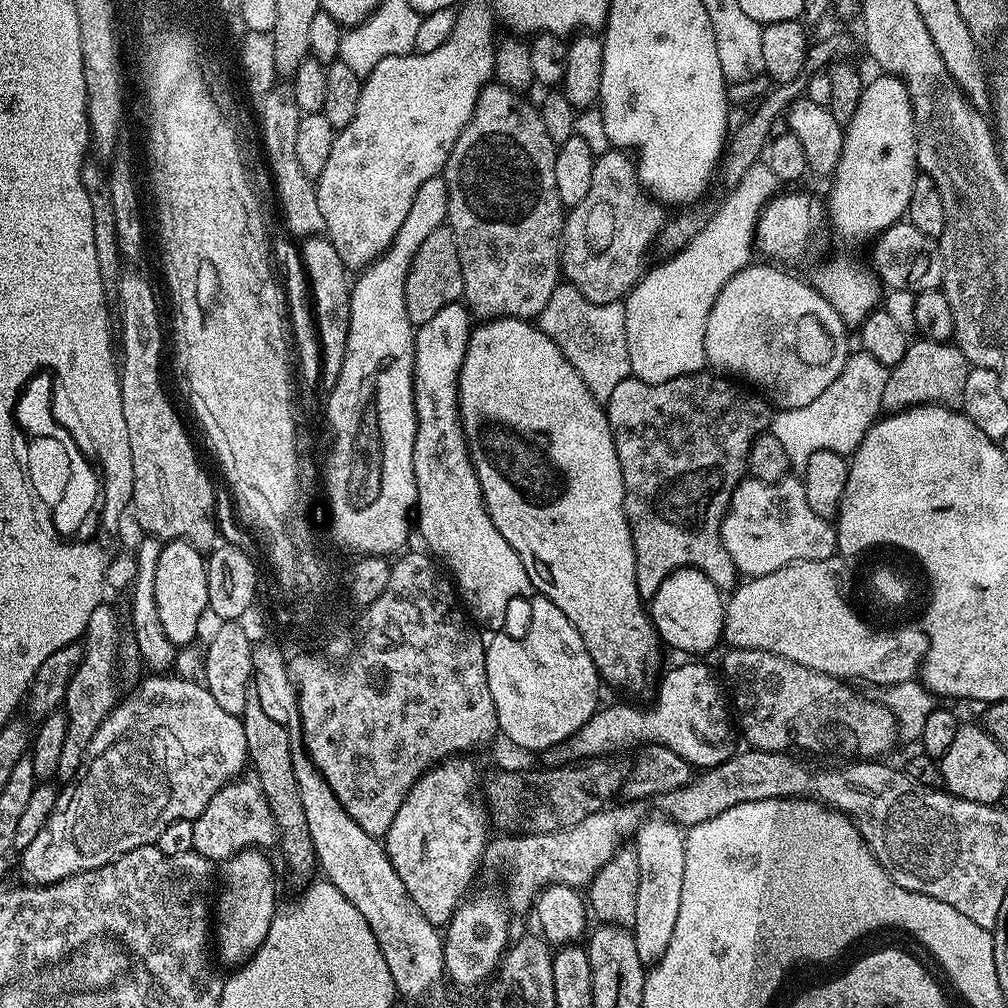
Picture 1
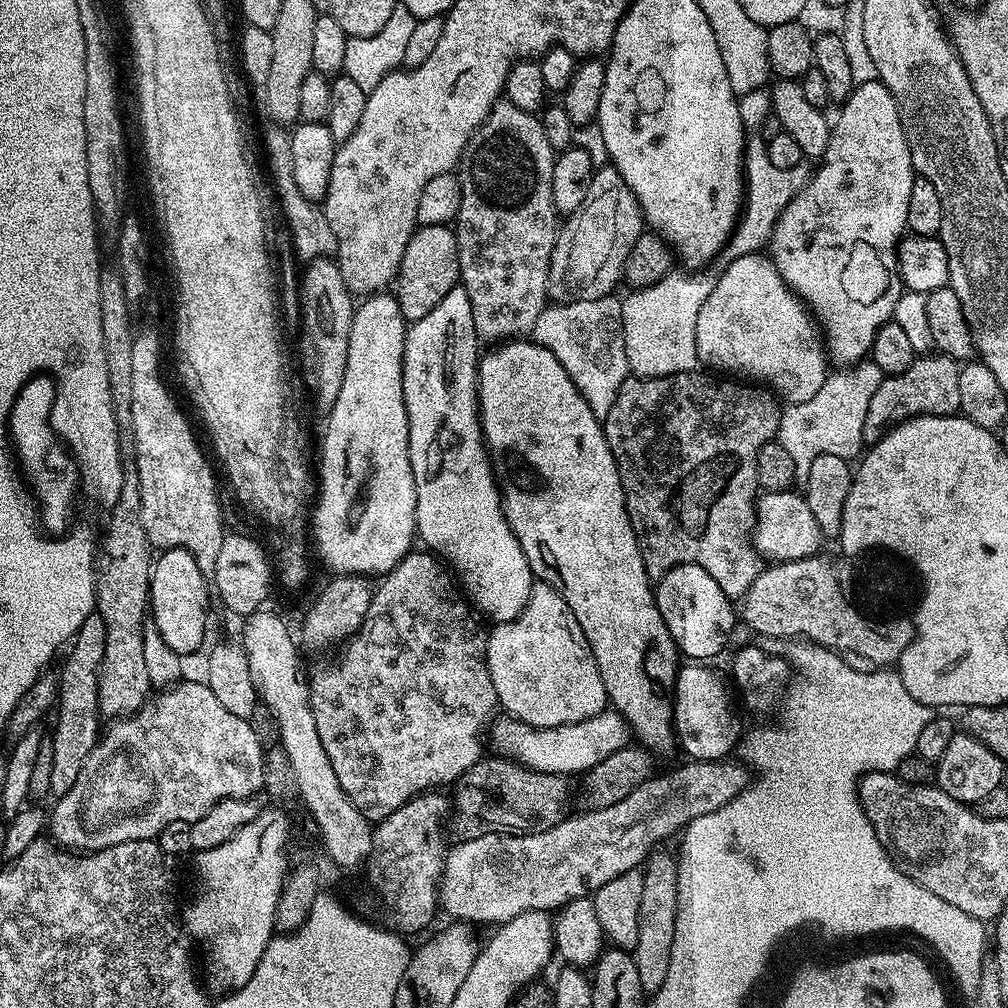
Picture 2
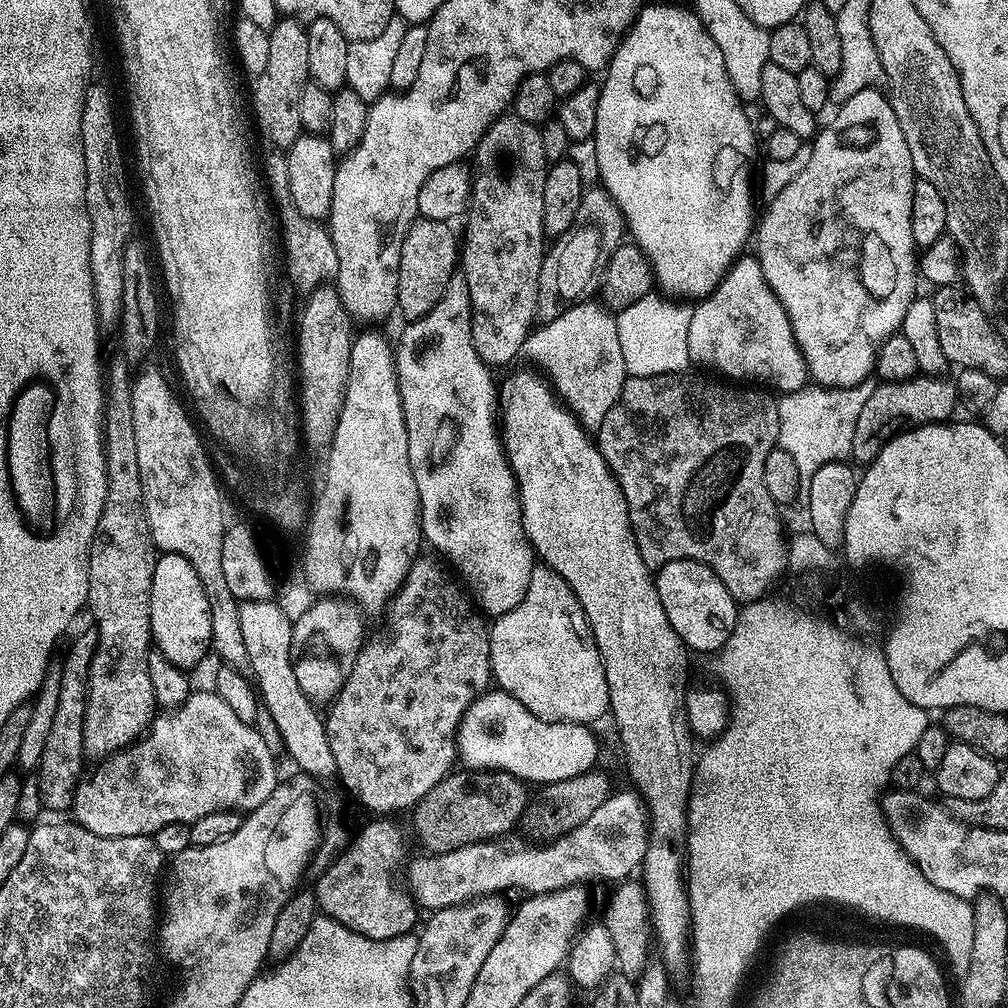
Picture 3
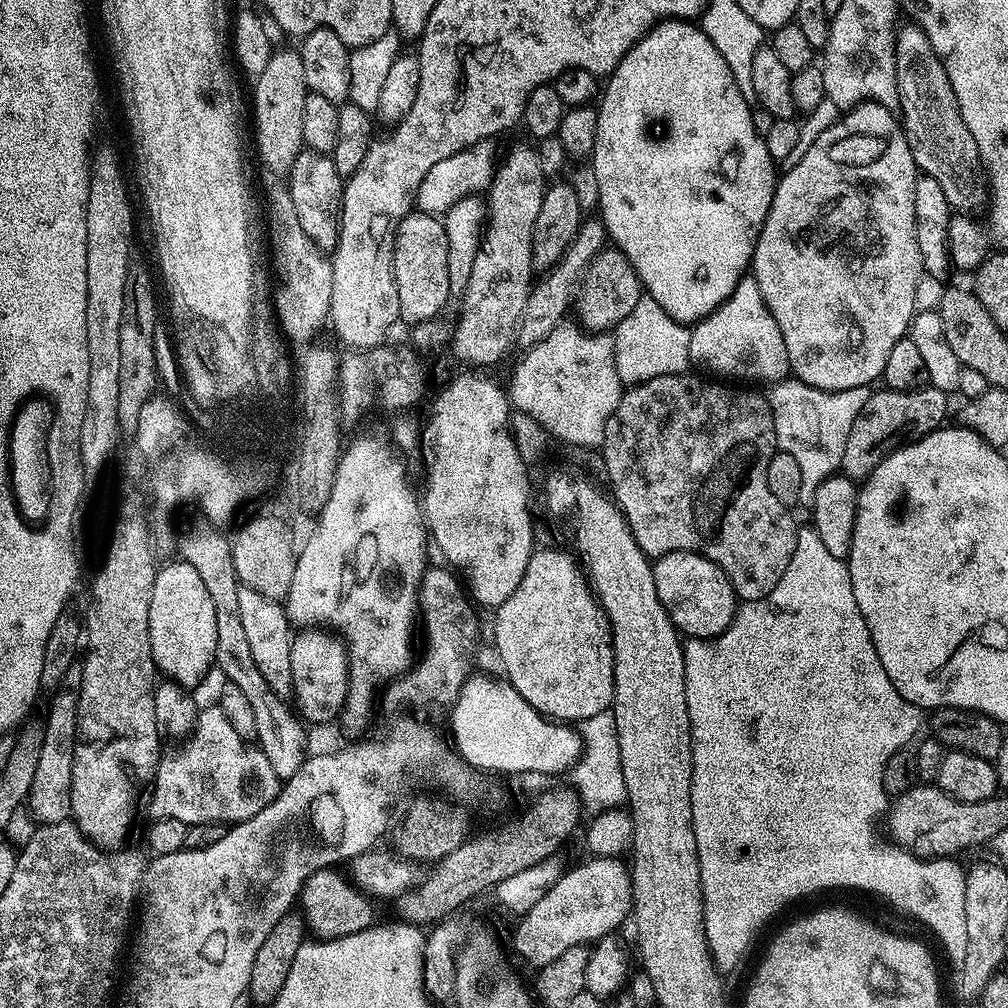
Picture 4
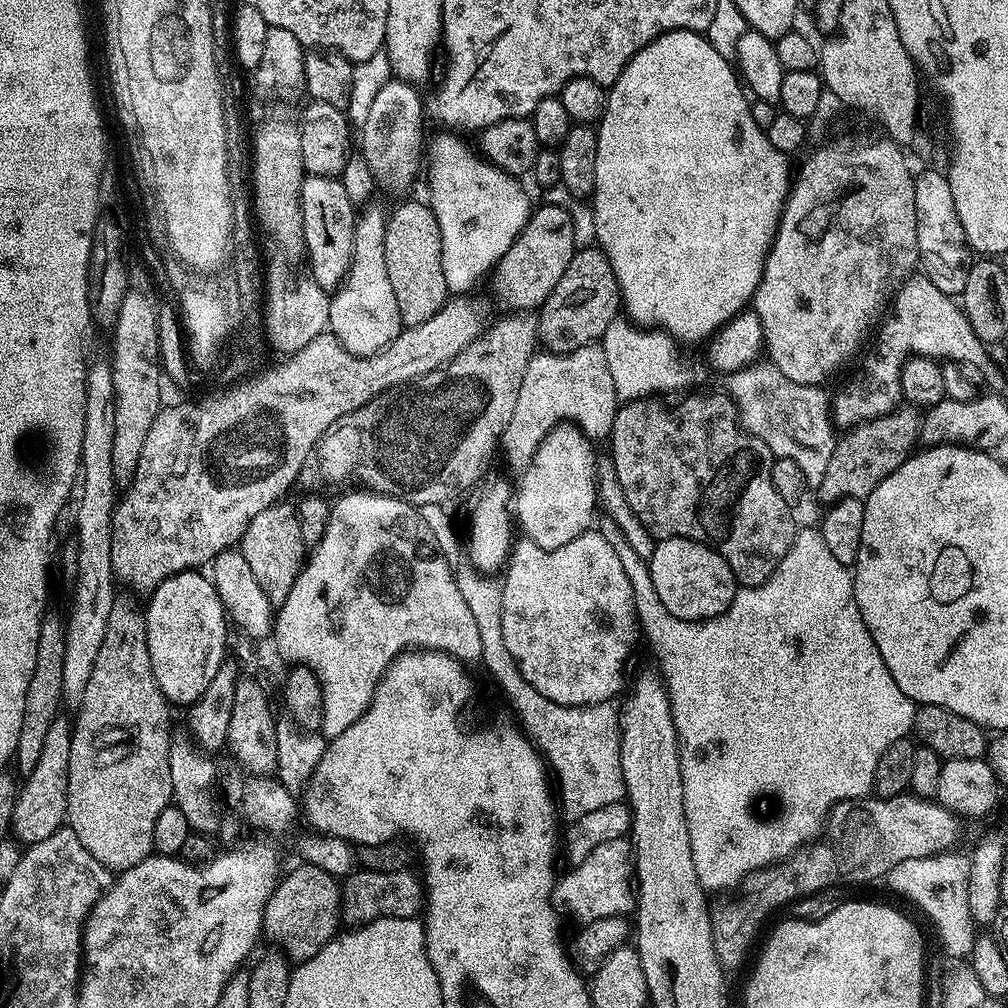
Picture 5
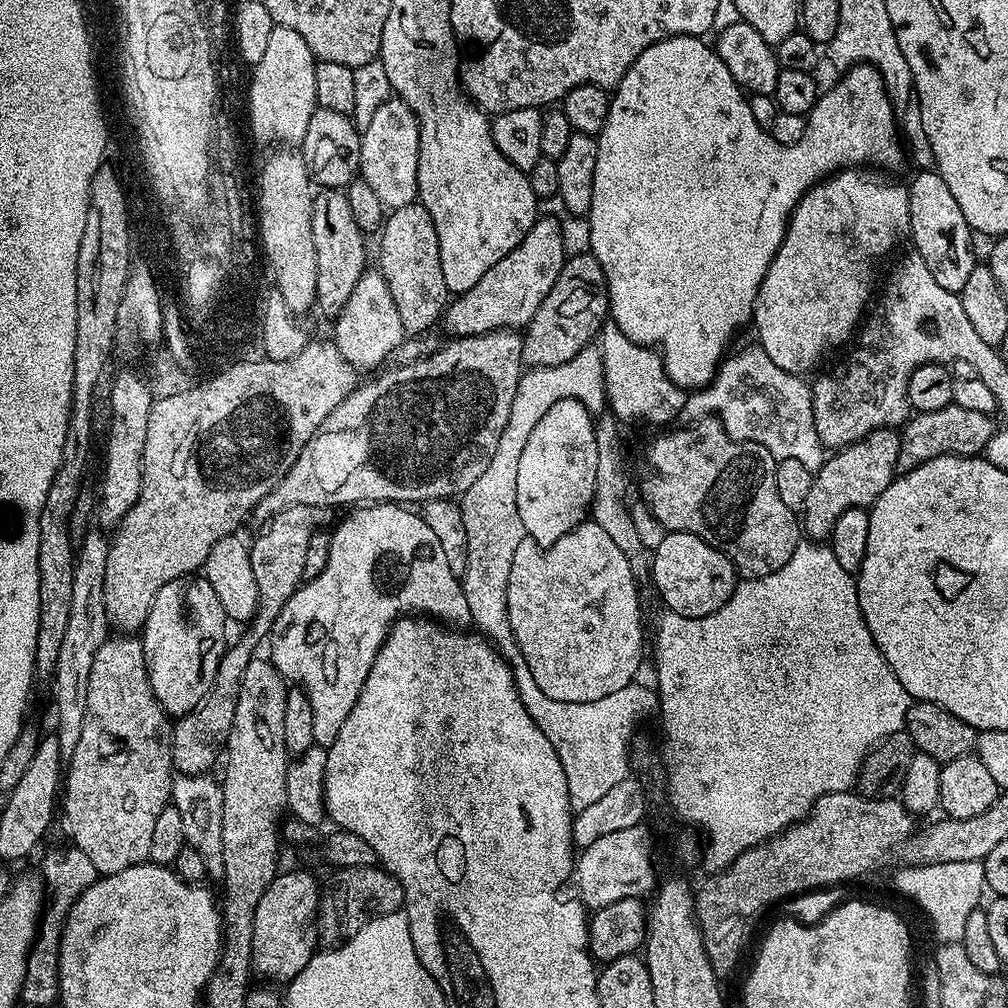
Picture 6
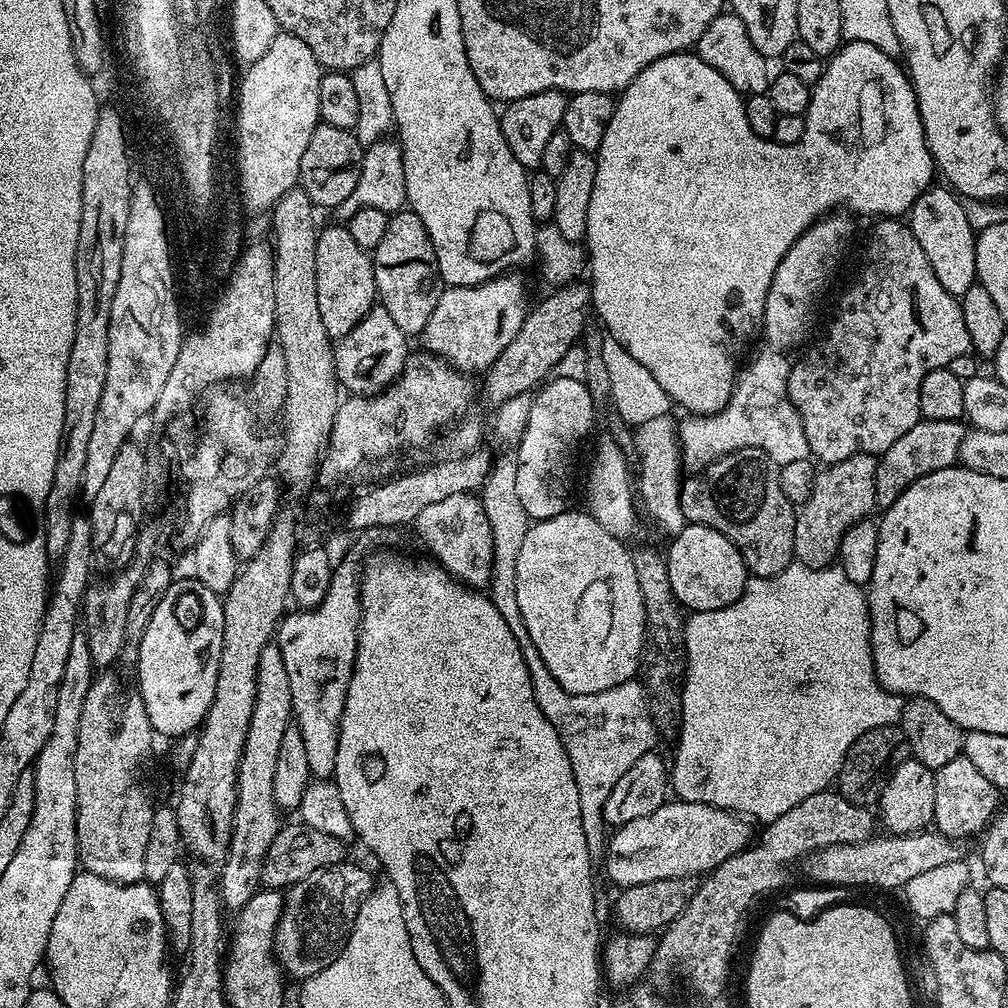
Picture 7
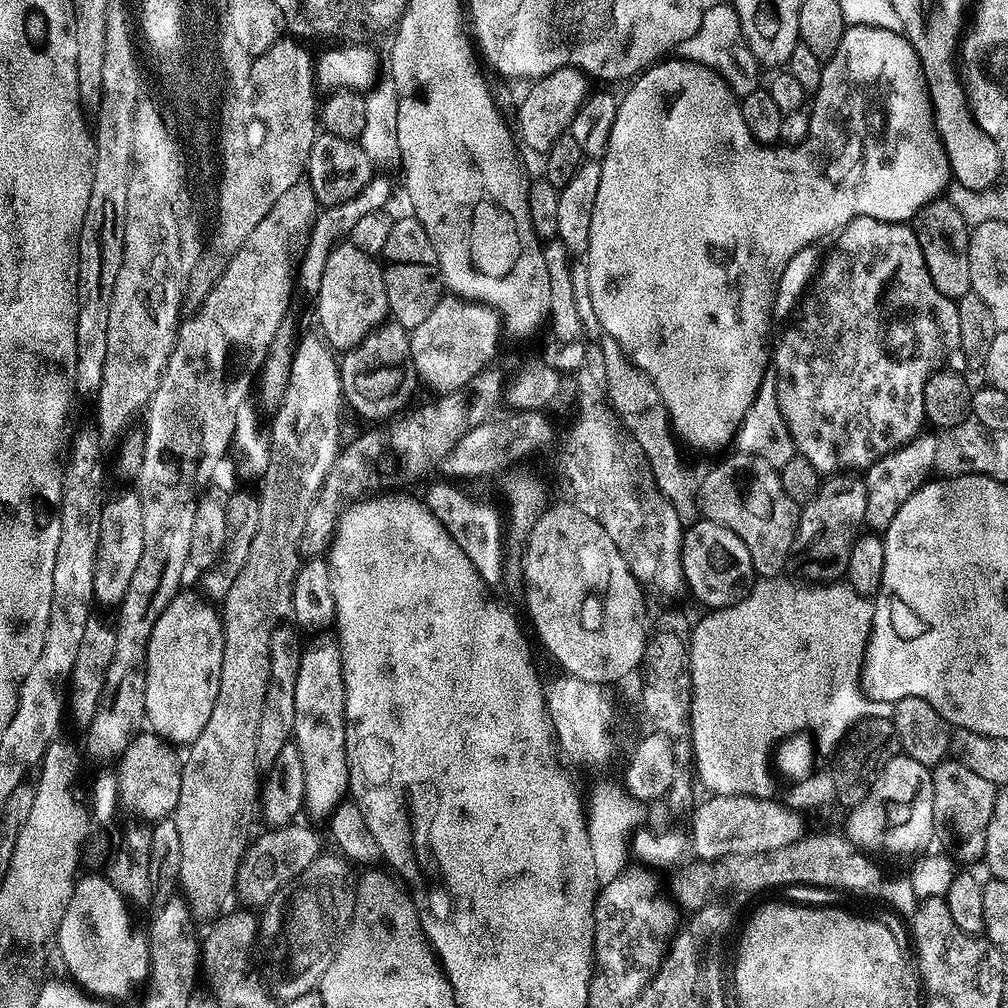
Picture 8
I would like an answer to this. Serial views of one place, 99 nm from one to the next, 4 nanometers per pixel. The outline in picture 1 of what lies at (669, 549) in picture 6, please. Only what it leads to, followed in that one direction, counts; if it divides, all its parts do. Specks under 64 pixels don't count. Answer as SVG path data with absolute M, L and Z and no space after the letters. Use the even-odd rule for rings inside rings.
M679 568L658 586L650 601L650 619L657 637L680 652L708 652L724 635L725 597L699 568Z

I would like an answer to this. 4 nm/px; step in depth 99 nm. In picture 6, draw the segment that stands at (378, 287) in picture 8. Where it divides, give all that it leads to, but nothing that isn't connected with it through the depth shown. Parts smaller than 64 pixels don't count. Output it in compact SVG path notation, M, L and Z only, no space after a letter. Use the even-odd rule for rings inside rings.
M320 190L315 193L312 202L310 230L314 234L314 250L318 253L318 286L316 287L315 307L328 318L334 318L346 306L358 278L366 271L364 264L368 252L364 249L366 234L354 222L347 195L340 190Z

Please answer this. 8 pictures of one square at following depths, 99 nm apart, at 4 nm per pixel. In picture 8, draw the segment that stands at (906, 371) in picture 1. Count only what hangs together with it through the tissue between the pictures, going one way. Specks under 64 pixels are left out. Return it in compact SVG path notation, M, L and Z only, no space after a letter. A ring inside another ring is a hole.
M832 474L821 483L811 502L801 507L796 539L800 542L808 540L796 564L804 579L801 581L836 582L847 573L852 542L861 535L864 524L866 494L863 479L852 474Z

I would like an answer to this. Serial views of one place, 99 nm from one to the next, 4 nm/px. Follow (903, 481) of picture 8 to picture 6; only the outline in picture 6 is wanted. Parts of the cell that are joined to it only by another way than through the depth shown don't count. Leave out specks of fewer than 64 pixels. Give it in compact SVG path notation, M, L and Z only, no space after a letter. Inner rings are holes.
M954 403L942 406L942 410L916 412L903 425L900 432L897 469L901 473L909 472L918 466L922 466L922 462L939 456L981 455L986 442L990 442L990 438L997 430L997 421L992 416L977 414L975 410L965 410L963 406Z

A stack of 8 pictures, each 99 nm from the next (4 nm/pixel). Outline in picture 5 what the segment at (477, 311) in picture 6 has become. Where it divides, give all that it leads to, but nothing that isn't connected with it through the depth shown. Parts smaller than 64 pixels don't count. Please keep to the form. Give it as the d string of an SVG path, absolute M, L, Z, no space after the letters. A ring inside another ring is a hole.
M541 203L528 217L526 226L496 268L497 282L504 284L508 291L509 309L539 309L558 285L576 251L574 222L570 222L570 214L560 204Z

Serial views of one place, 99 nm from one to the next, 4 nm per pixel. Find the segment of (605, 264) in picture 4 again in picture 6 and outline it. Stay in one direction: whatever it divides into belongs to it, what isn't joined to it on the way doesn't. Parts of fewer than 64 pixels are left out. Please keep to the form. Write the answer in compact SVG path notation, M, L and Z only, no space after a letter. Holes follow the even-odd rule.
M591 253L569 257L557 282L523 331L525 365L545 368L570 361L599 335L609 314L607 280L597 260Z

